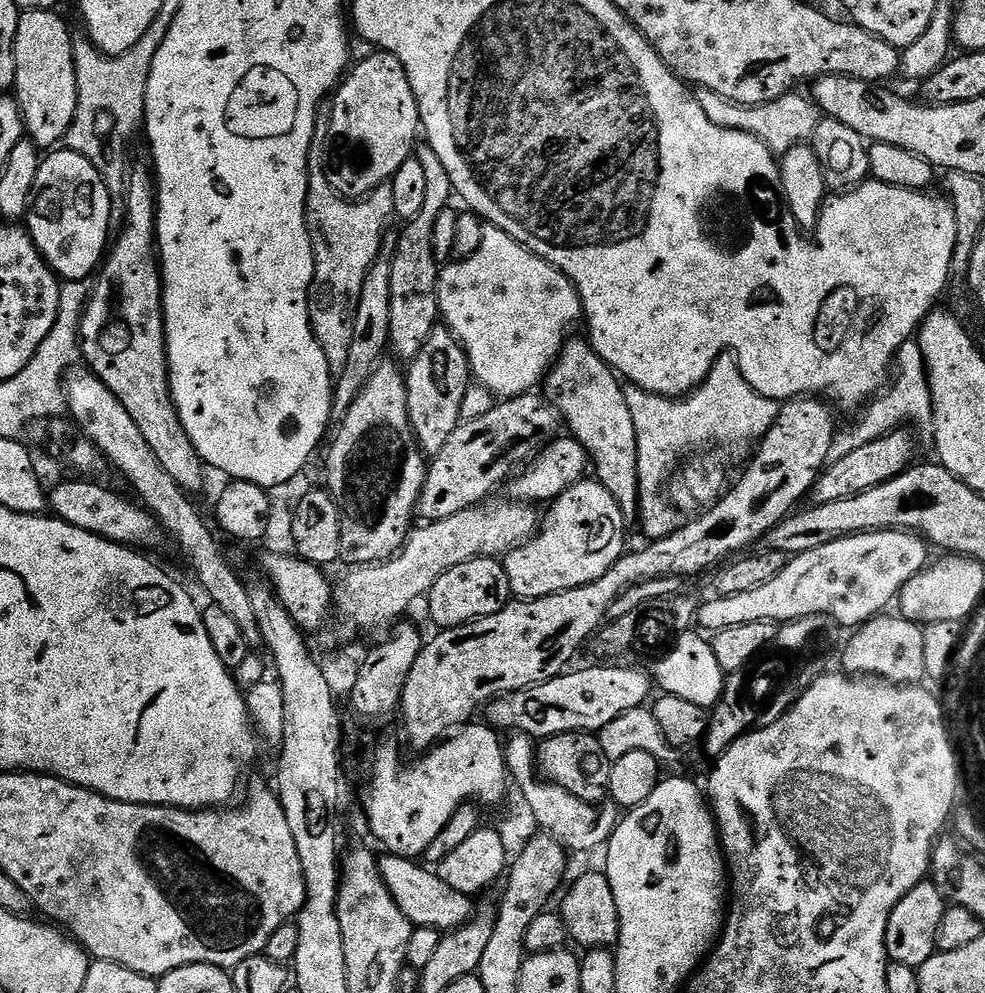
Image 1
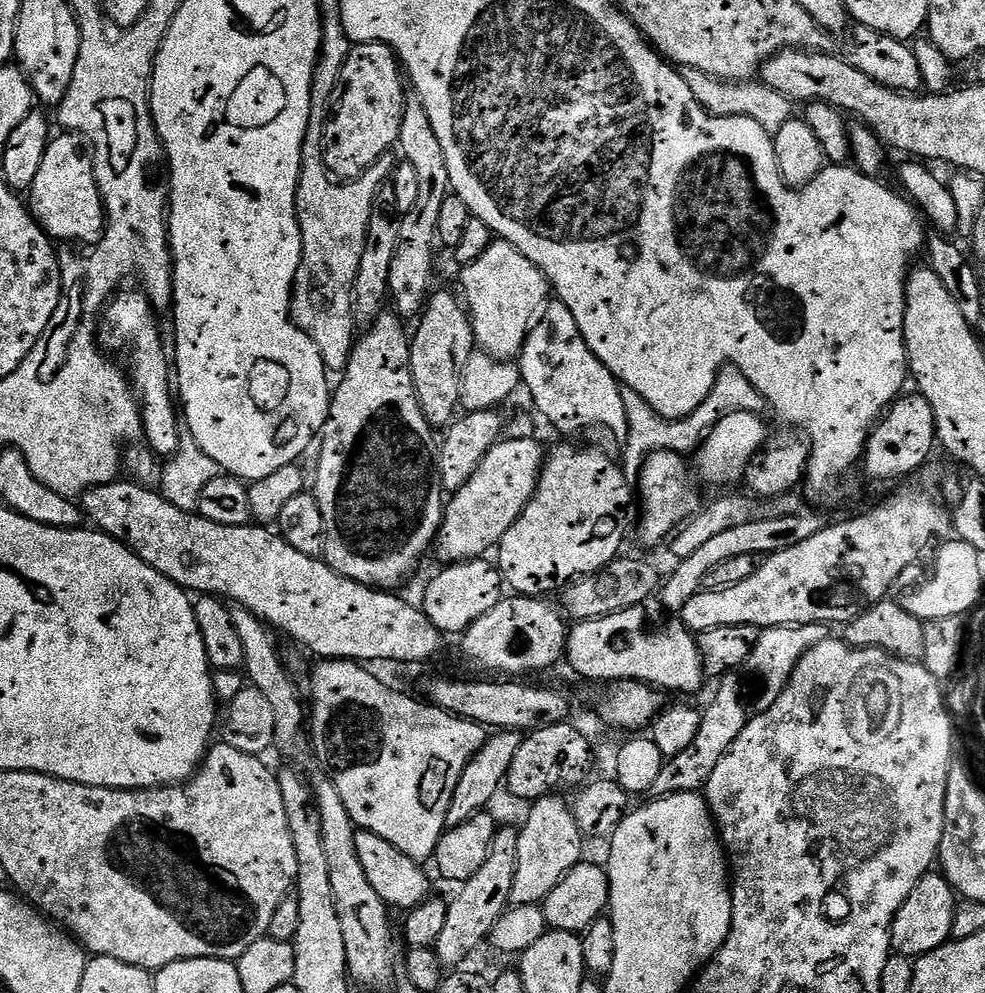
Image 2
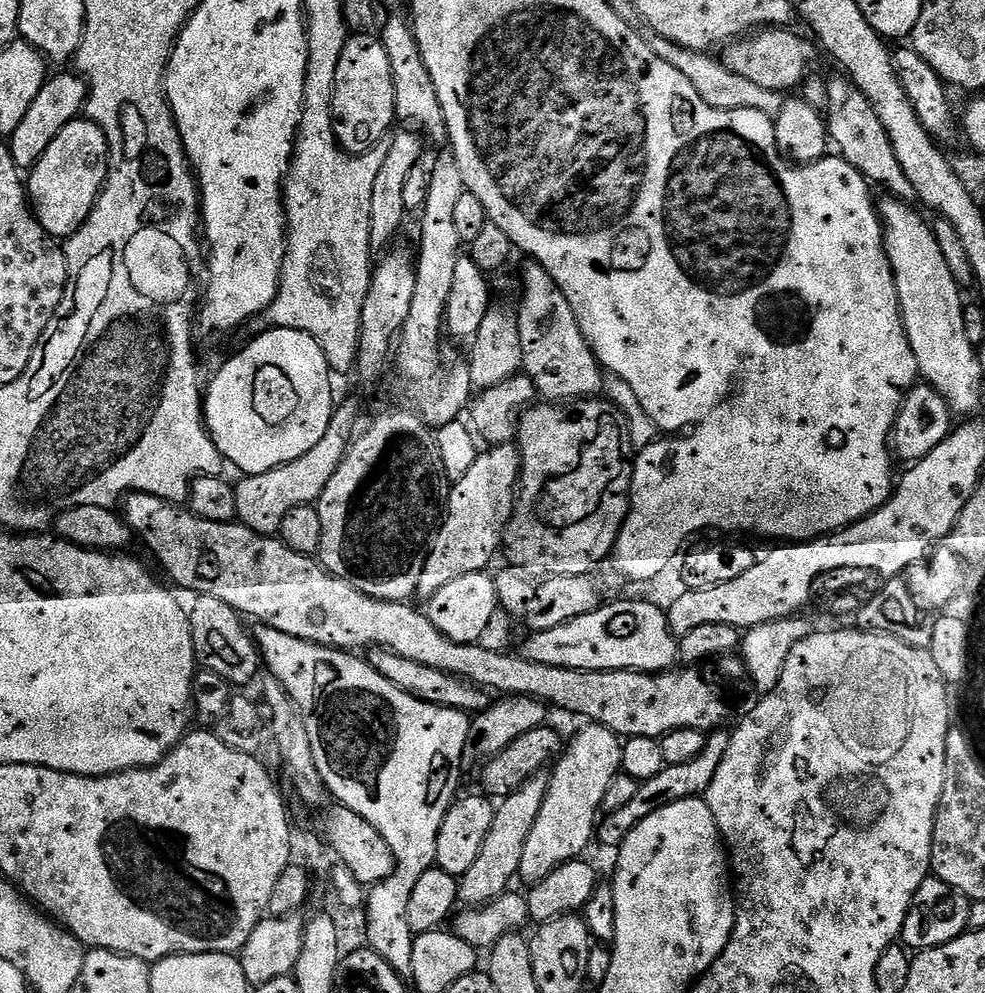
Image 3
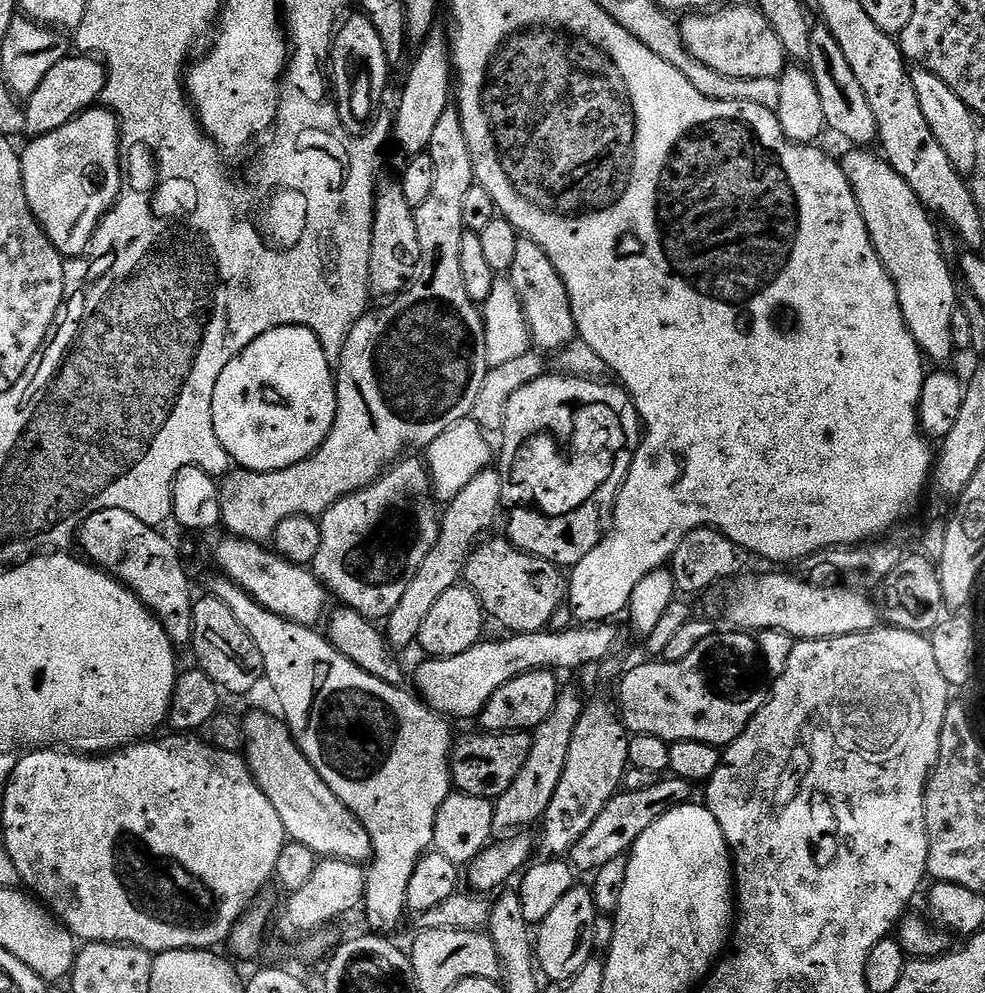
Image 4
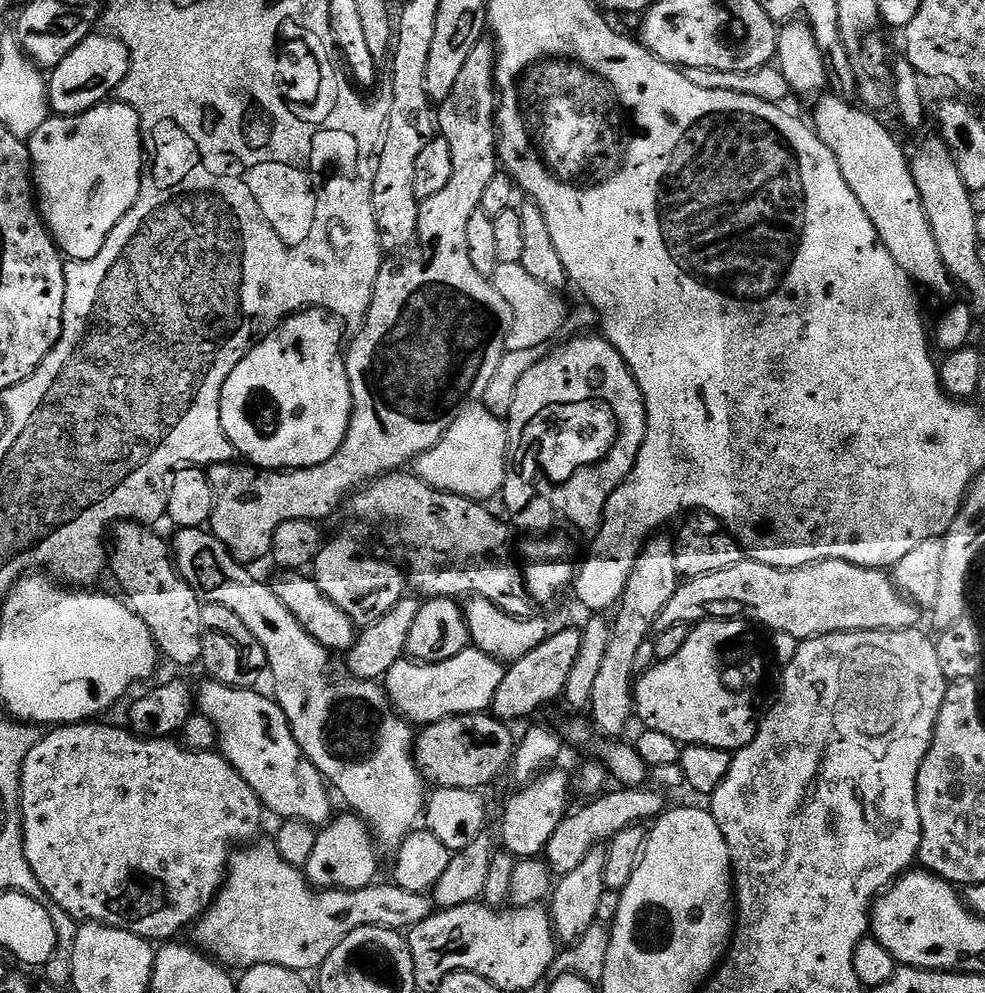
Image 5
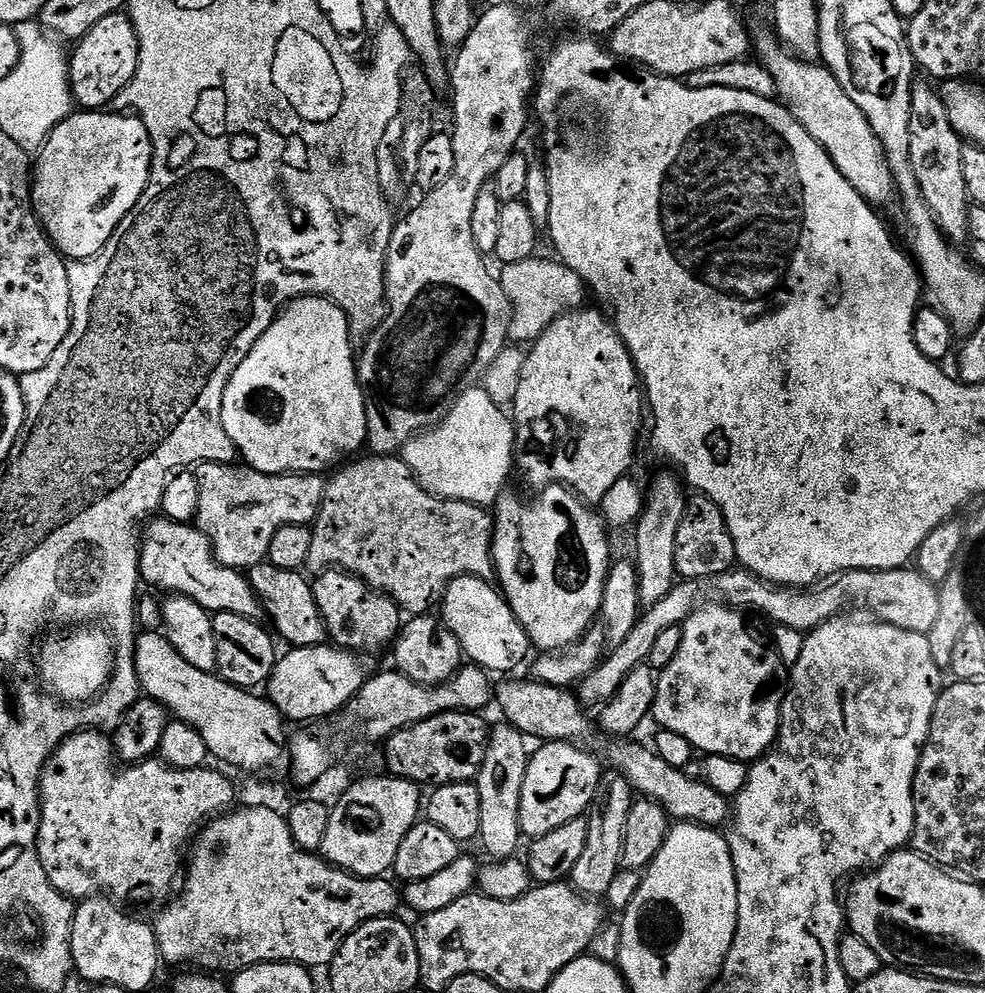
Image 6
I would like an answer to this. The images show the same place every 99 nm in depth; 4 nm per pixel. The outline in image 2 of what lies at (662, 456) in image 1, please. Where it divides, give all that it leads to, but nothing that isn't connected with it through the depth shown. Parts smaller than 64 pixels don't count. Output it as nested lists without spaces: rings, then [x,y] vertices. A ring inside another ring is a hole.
[[[725,364],[716,378],[716,385],[710,390],[710,394],[690,415],[680,420],[665,420],[659,416],[635,390],[621,387],[622,406],[626,406],[626,420],[628,422],[628,439],[624,447],[624,460],[622,467],[625,473],[636,474],[643,468],[645,460],[653,452],[679,452],[692,454],[704,443],[704,437],[711,432],[718,421],[735,412],[755,412],[764,414],[769,411],[768,402],[758,389],[732,364]],[[689,452],[689,453],[688,453]]]

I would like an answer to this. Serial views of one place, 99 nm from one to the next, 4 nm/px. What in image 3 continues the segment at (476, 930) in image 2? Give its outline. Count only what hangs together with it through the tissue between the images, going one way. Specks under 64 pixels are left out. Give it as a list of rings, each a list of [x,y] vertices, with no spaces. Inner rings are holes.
[[[541,770],[529,778],[518,790],[499,801],[494,822],[490,822],[490,834],[486,834],[486,842],[482,842],[482,850],[478,850],[478,858],[474,866],[459,877],[459,903],[464,906],[489,904],[503,892],[509,891],[508,884],[517,879],[522,866],[522,850],[526,850],[526,838],[530,838],[530,830],[534,830],[534,822],[538,822],[538,810],[542,810],[542,802],[548,789],[547,771]]]

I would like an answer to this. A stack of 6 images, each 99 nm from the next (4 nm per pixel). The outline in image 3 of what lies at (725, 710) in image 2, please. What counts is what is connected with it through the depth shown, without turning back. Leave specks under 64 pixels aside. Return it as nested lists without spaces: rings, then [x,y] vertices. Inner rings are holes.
[[[726,730],[710,732],[707,735],[707,744],[697,758],[691,759],[690,762],[667,765],[657,776],[643,781],[638,794],[634,798],[630,798],[630,802],[626,802],[626,806],[607,813],[599,821],[598,840],[612,850],[619,849],[620,845],[624,843],[624,839],[630,834],[630,830],[634,830],[634,826],[638,826],[638,822],[650,818],[650,814],[654,814],[654,810],[662,810],[662,806],[670,806],[674,802],[683,800],[695,800],[704,795],[710,782],[713,781],[714,774],[717,773],[718,766],[721,765],[722,758],[725,757],[730,736],[731,733]]]

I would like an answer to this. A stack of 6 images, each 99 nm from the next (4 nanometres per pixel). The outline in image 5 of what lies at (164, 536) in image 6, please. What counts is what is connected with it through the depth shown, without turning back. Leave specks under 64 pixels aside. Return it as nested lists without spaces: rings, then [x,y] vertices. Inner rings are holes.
[[[182,528],[175,533],[176,541],[171,541],[170,547],[174,557],[176,569],[180,571],[180,576],[189,584],[194,590],[194,594],[204,604],[213,604],[214,606],[226,606],[226,610],[234,610],[234,614],[238,614],[238,618],[242,618],[242,623],[246,626],[246,630],[250,630],[250,634],[254,634],[254,638],[258,638],[258,642],[262,646],[262,650],[266,650],[266,658],[268,659],[268,672],[270,673],[270,680],[276,683],[276,692],[274,691],[274,699],[280,705],[281,710],[286,714],[286,718],[292,727],[294,738],[298,742],[300,751],[304,759],[312,763],[316,769],[323,774],[325,781],[333,789],[340,791],[340,796],[349,804],[347,806],[353,813],[364,820],[369,829],[374,833],[377,841],[381,845],[384,844],[389,850],[395,850],[400,847],[401,842],[410,835],[417,827],[416,824],[421,823],[422,817],[426,812],[426,781],[420,774],[420,769],[416,766],[414,759],[414,728],[407,720],[401,718],[393,708],[391,702],[388,700],[388,693],[384,691],[383,687],[374,680],[357,680],[347,674],[341,676],[332,676],[332,664],[330,653],[328,649],[323,648],[318,642],[314,642],[314,638],[310,638],[310,634],[306,634],[306,630],[302,630],[302,626],[298,622],[298,618],[294,618],[294,614],[290,614],[290,610],[286,610],[286,606],[282,606],[282,602],[278,598],[275,587],[271,583],[263,584],[258,577],[252,573],[240,561],[235,560],[226,550],[226,546],[219,540],[217,536],[213,536],[211,531],[204,528]]]

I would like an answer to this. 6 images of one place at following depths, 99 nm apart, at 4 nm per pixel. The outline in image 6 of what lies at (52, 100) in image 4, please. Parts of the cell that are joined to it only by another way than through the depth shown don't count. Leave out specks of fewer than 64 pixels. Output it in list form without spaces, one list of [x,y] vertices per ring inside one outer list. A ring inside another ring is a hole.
[[[127,11],[115,12],[102,22],[98,22],[85,36],[81,36],[75,45],[76,53],[71,53],[68,65],[68,84],[72,88],[72,99],[81,109],[104,110],[108,104],[119,97],[120,91],[134,78],[138,70],[138,58],[140,57],[140,39],[132,25],[132,17]]]

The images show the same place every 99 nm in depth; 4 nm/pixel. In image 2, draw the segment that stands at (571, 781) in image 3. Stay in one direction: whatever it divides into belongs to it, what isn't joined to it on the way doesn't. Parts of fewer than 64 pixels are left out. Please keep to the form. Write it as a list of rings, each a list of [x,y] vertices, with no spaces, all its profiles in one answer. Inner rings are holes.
[[[549,794],[535,801],[528,812],[528,817],[524,820],[524,828],[519,829],[520,837],[518,838],[518,862],[516,863],[516,873],[514,874],[514,890],[512,891],[511,903],[520,904],[538,904],[543,905],[544,899],[566,878],[568,871],[581,863],[586,845],[586,837],[581,834],[580,827],[576,821],[576,816],[572,813],[572,804],[564,801],[560,794]]]

